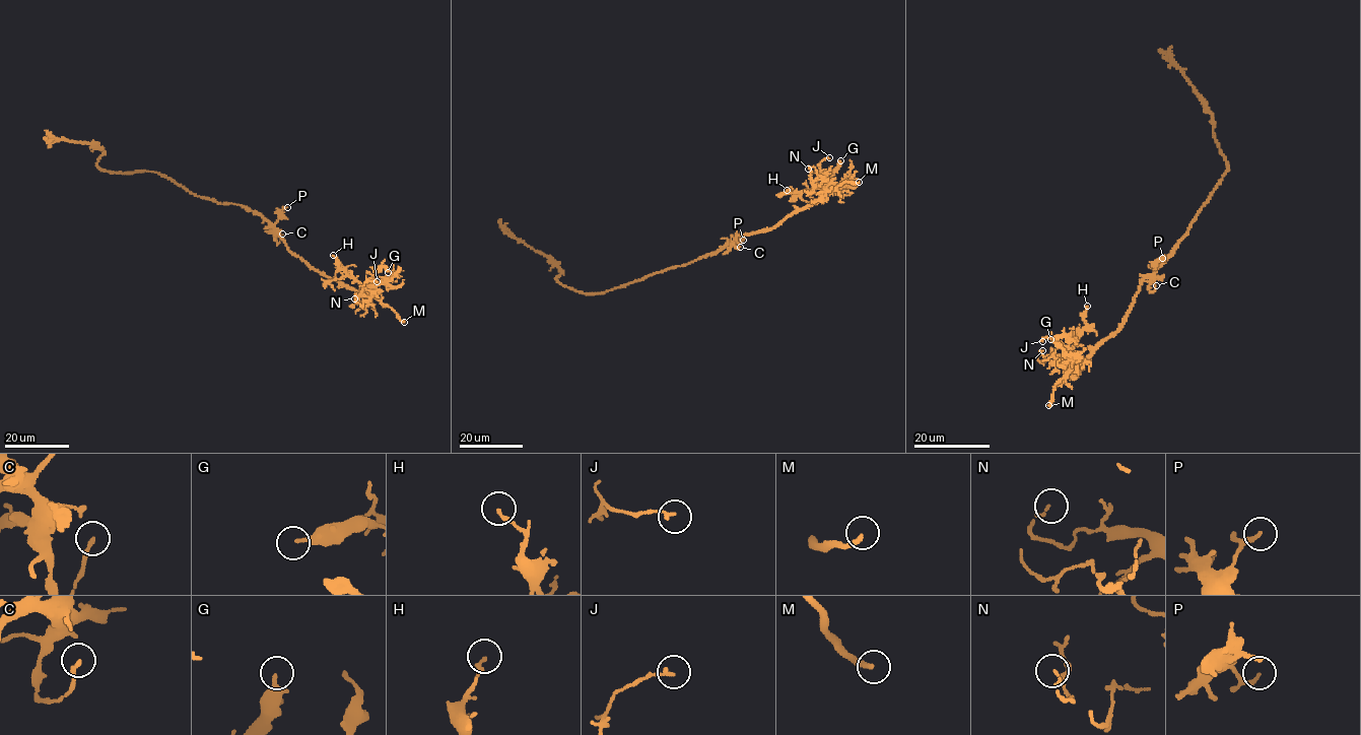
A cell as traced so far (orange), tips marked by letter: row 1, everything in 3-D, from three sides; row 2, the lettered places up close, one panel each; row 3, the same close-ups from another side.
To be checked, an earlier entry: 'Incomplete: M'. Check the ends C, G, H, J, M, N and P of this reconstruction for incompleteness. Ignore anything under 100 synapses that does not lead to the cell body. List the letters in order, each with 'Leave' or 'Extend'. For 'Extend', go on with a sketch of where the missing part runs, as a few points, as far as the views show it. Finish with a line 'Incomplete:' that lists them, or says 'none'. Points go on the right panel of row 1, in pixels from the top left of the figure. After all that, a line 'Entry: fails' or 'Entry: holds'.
C: Leave
G: Leave
H: Leave
J: Leave
M: Extend
N: Leave
P: Leave
Incomplete: M
Entry: holds

